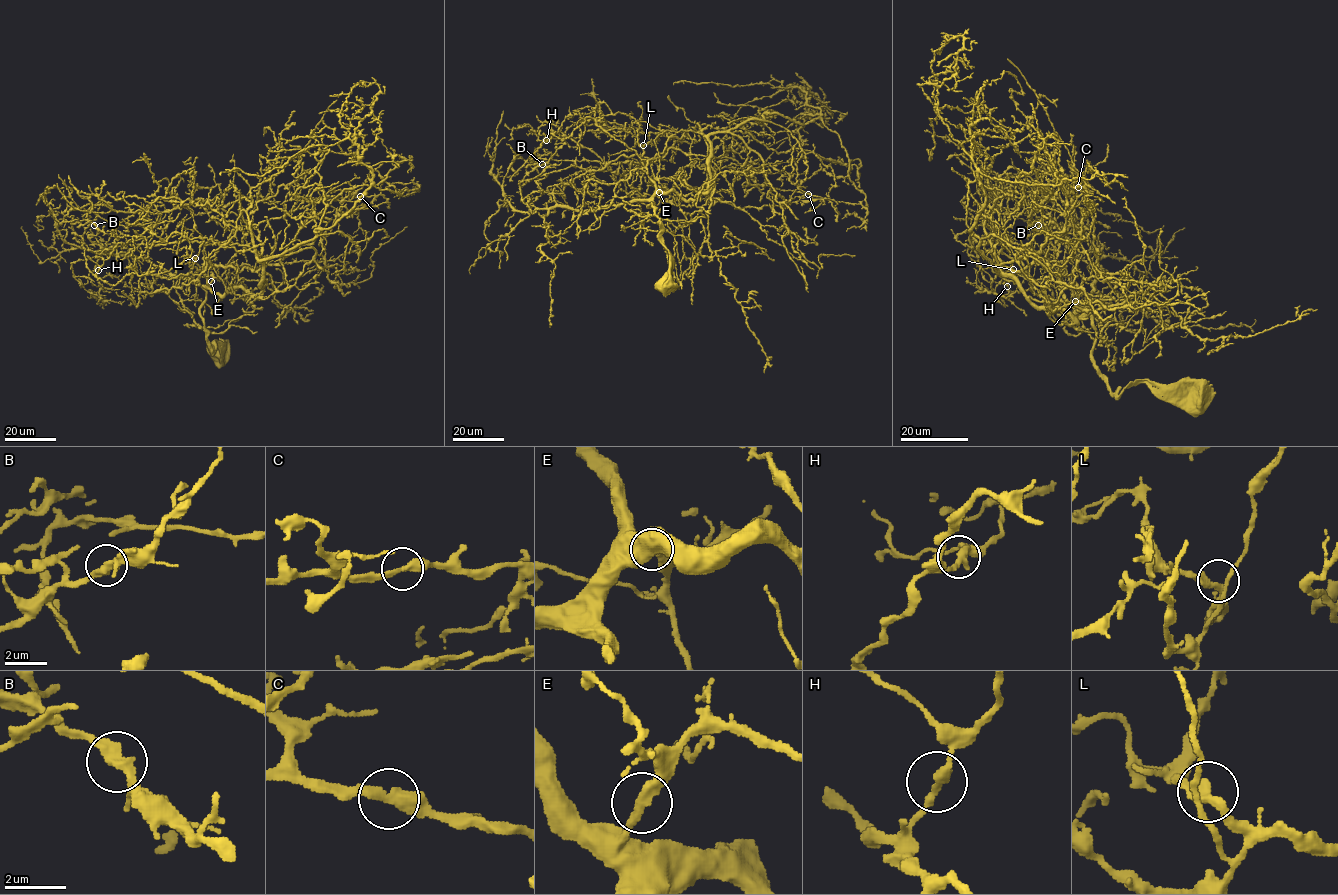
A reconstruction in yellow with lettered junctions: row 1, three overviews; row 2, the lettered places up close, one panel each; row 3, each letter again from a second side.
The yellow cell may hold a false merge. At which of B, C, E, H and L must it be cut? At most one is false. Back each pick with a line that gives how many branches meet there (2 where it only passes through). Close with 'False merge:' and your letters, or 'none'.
False merge: none

